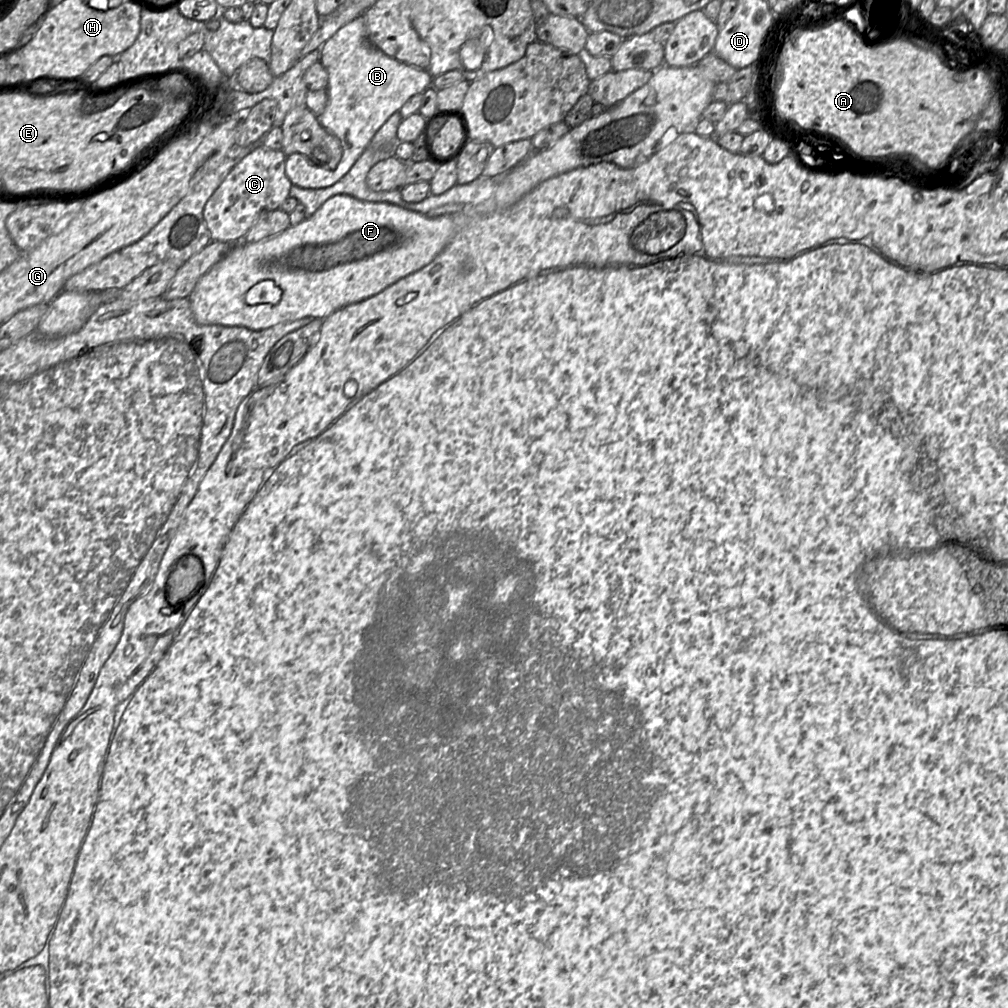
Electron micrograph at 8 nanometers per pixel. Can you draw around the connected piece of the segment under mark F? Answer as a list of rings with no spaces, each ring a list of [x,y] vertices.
[[[335,195],[311,217],[278,235],[258,242],[235,243],[230,252],[197,282],[189,296],[192,315],[201,325],[243,326],[255,330],[298,318],[325,319],[333,312],[376,295],[428,265],[457,231],[471,220],[472,217],[460,215],[430,218],[389,203]]]

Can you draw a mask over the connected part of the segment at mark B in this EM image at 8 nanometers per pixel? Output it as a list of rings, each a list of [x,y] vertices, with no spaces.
[[[367,10],[363,14],[356,17],[352,22],[350,22],[344,29],[342,29],[339,34],[333,39],[329,45],[329,57],[331,62],[335,67],[335,85],[326,86],[323,88],[329,88],[330,102],[326,107],[325,111],[320,115],[319,119],[321,124],[334,136],[338,138],[342,147],[342,158],[334,170],[330,170],[325,165],[315,163],[311,158],[301,153],[293,153],[287,157],[286,160],[286,175],[292,182],[292,185],[297,185],[302,188],[326,188],[334,185],[341,178],[343,178],[358,158],[363,154],[363,152],[369,147],[373,137],[378,132],[378,130],[383,126],[383,124],[389,119],[391,115],[395,112],[399,112],[402,106],[414,95],[423,93],[426,89],[432,86],[434,77],[431,75],[428,69],[416,68],[410,64],[397,60],[394,57],[389,56],[382,49],[375,45],[375,25],[373,25],[373,10]]]

